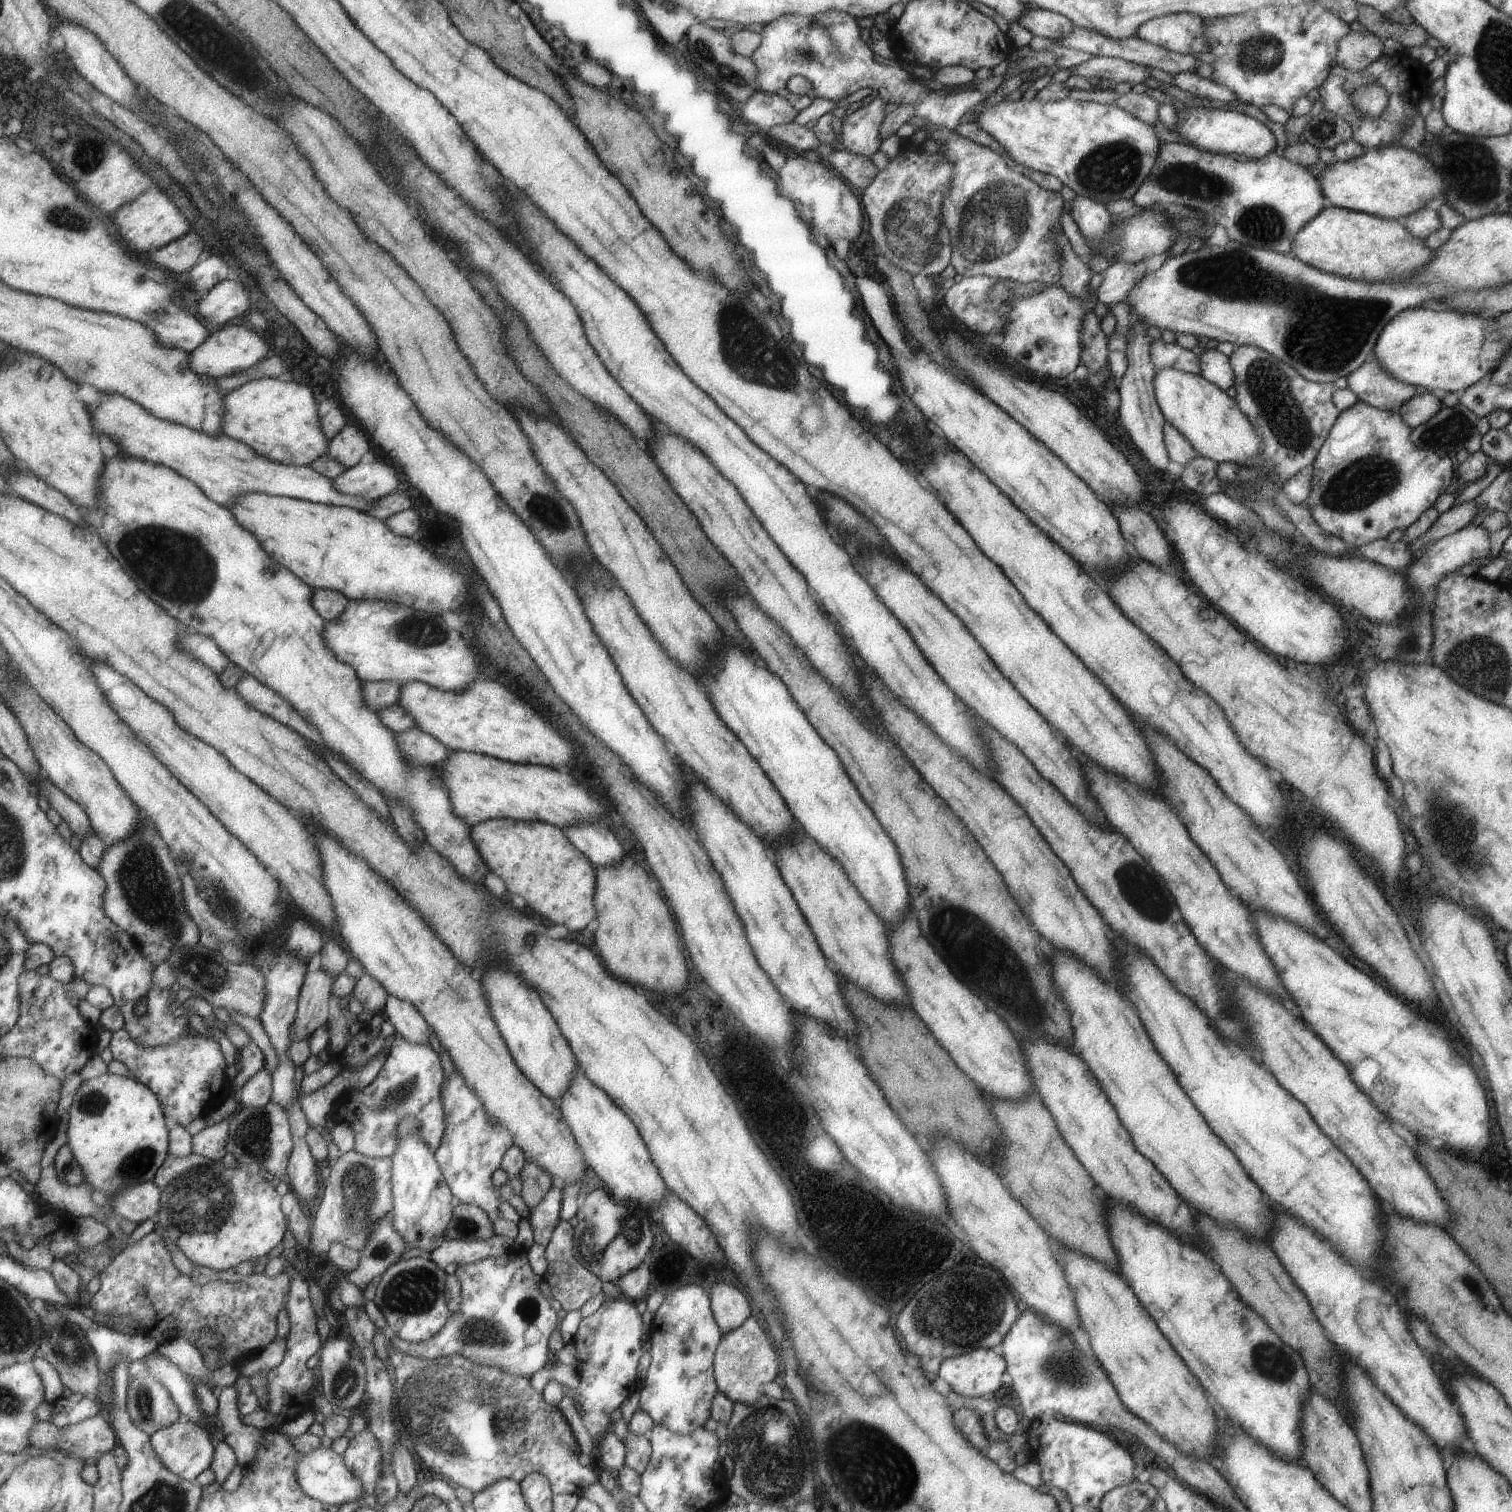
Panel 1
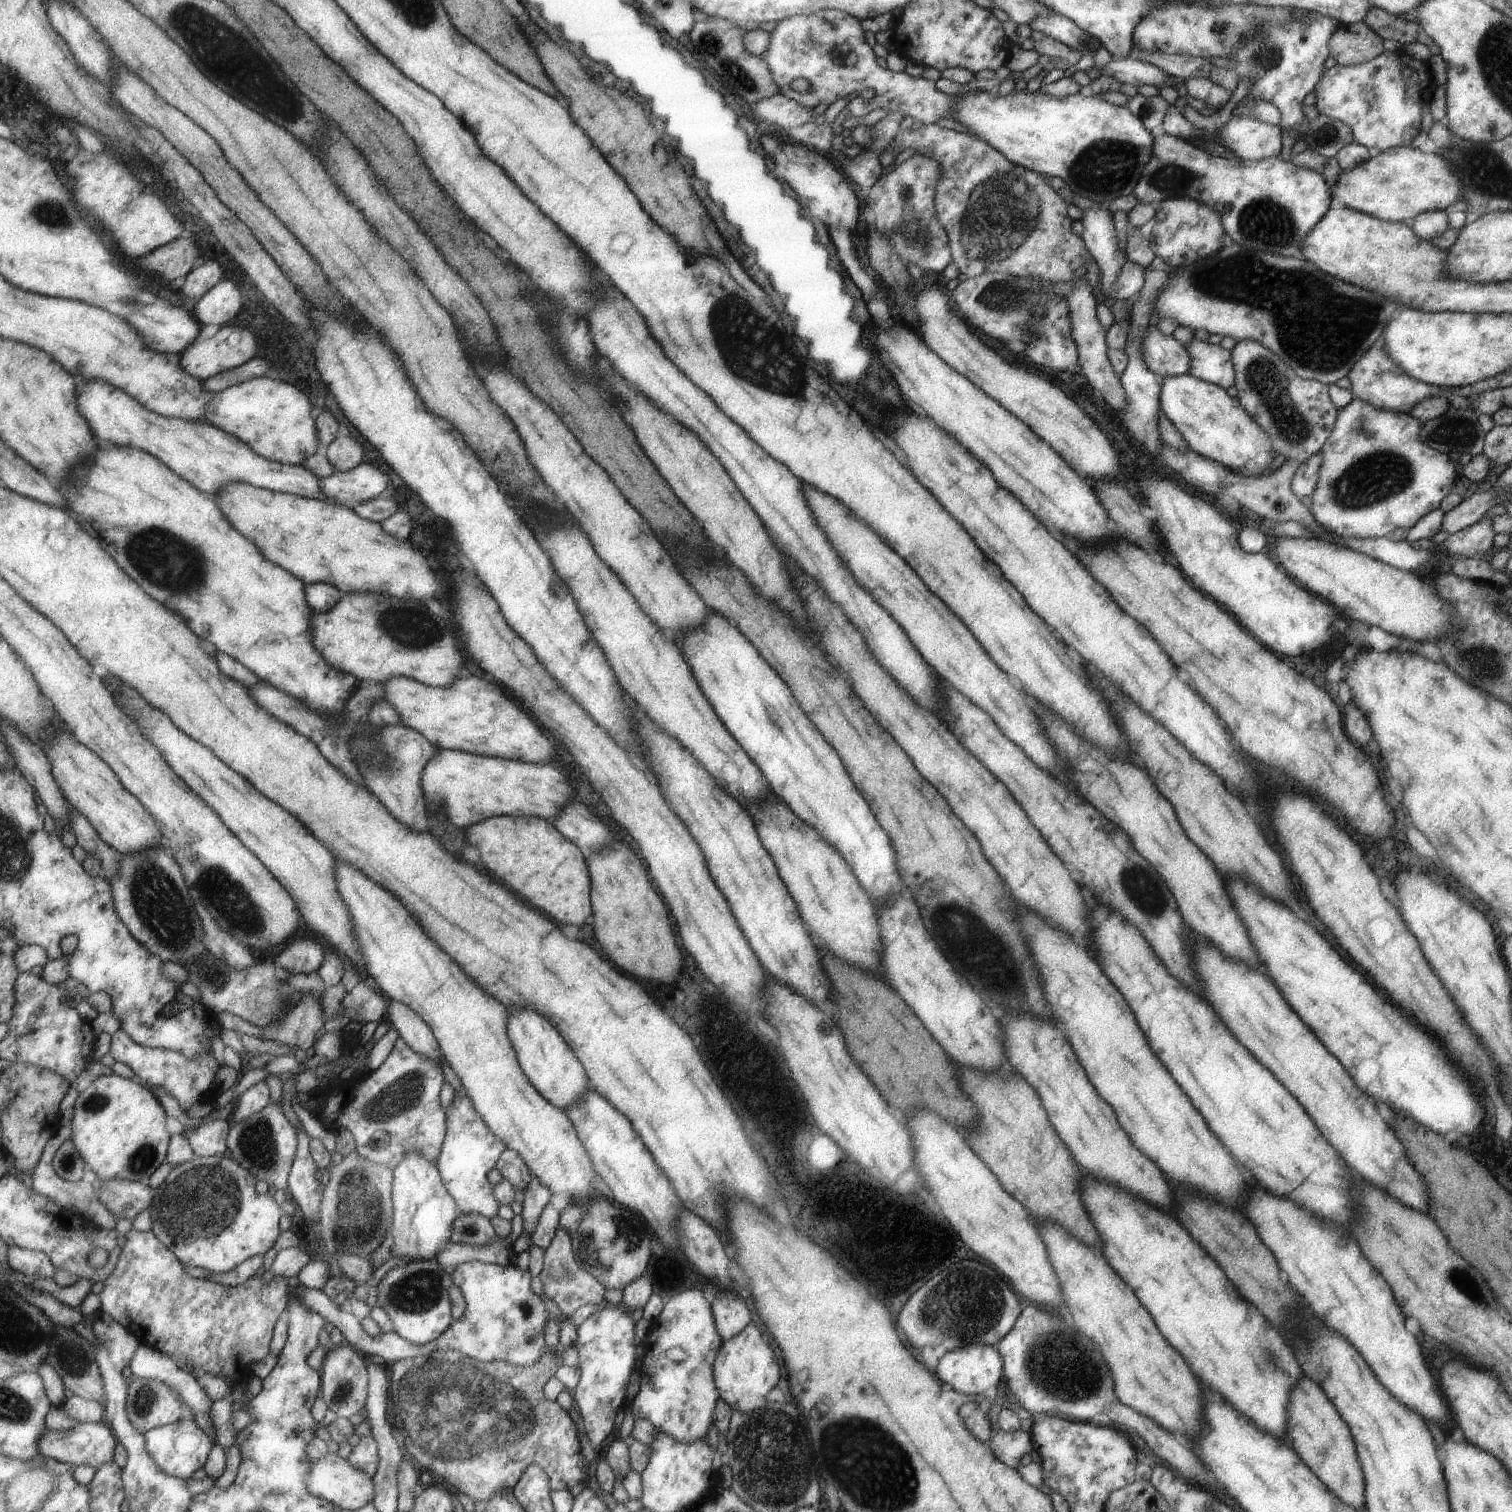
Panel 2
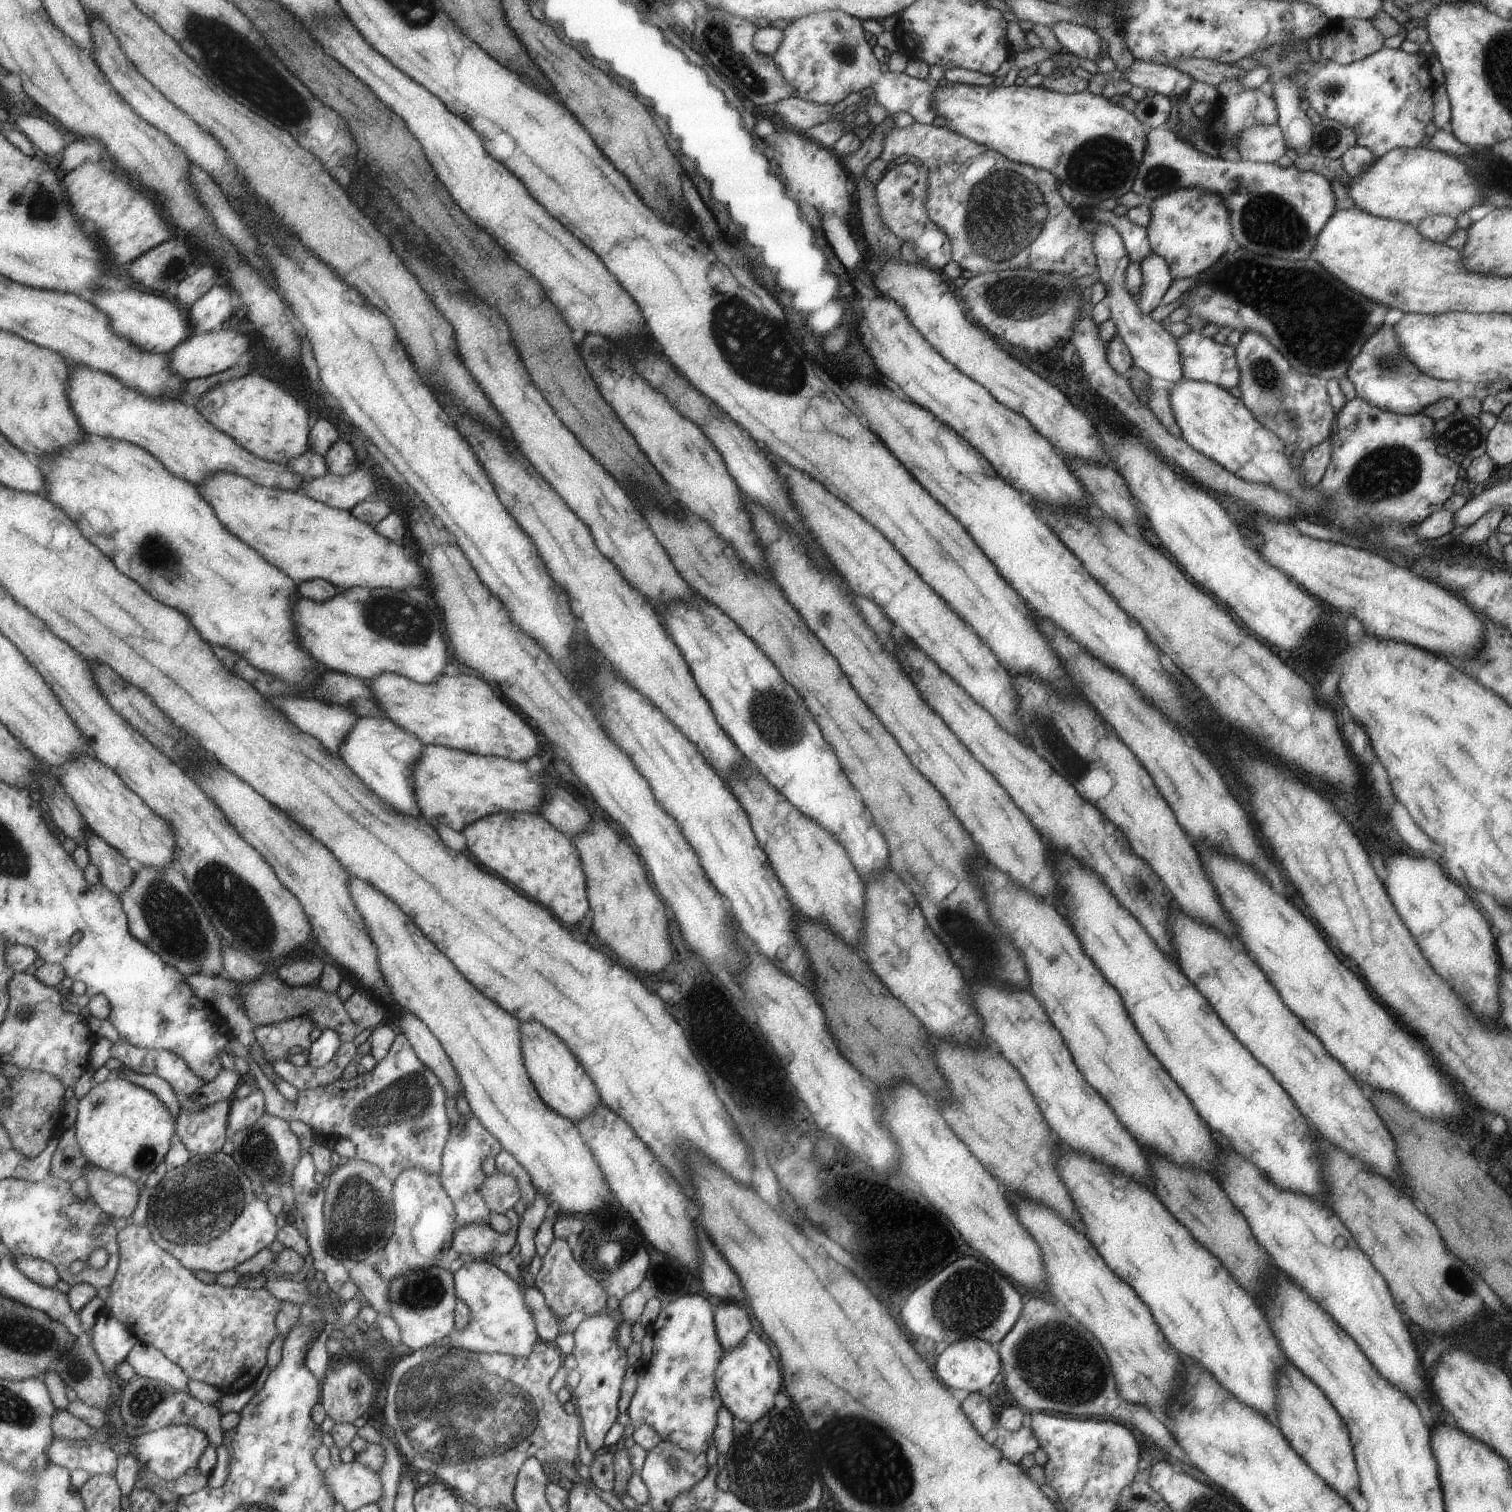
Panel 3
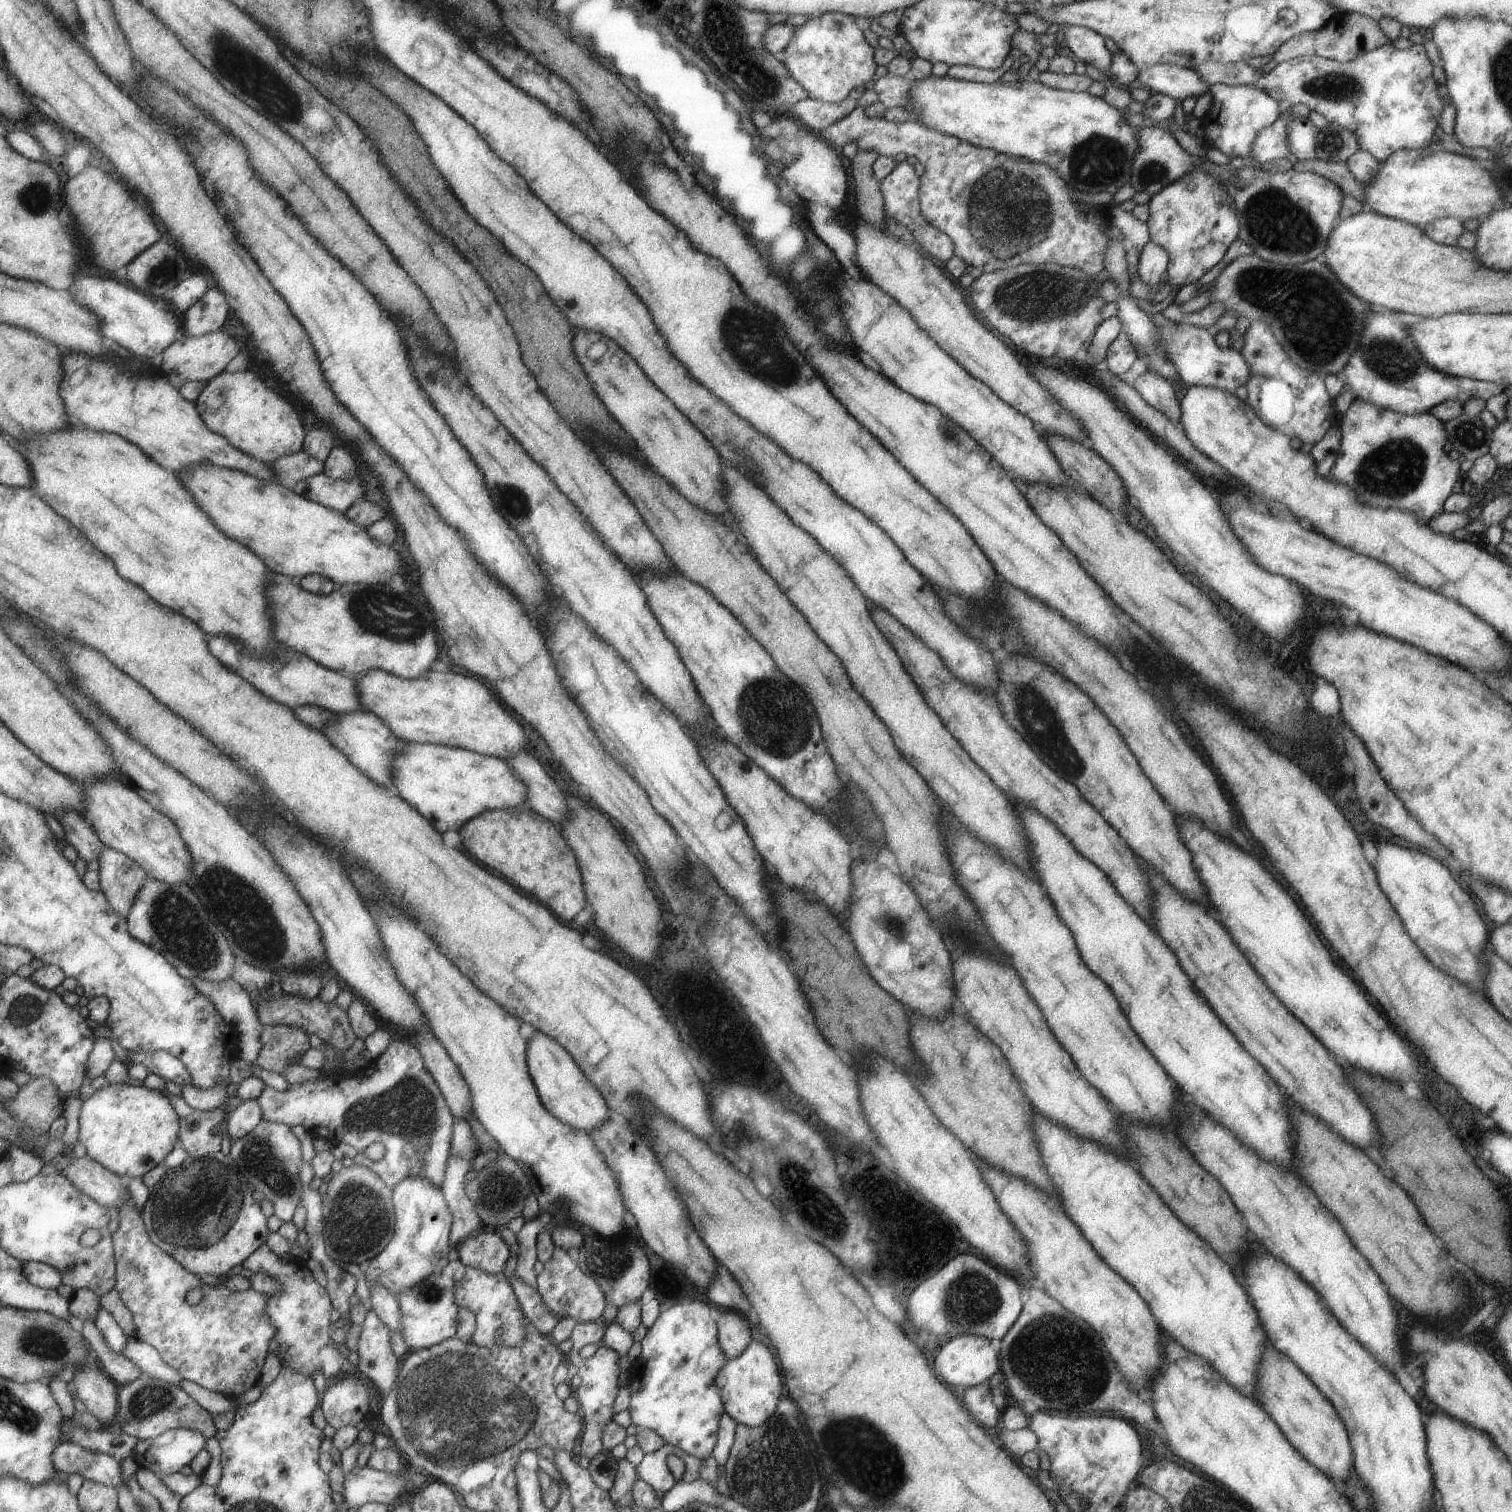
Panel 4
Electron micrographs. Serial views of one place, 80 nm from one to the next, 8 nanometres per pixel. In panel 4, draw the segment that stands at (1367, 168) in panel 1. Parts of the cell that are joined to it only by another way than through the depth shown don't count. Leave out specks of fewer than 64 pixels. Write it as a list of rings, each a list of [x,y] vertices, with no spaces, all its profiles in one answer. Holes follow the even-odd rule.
[[[1437,146],[1395,151],[1384,163],[1380,163],[1377,174],[1363,186],[1365,209],[1408,222],[1422,230],[1427,223],[1445,217],[1457,217],[1464,222],[1467,219],[1476,219],[1479,214],[1483,214],[1486,219],[1494,211],[1494,204],[1504,202],[1501,189],[1494,181],[1493,175],[1490,175],[1490,172],[1477,160],[1466,155],[1443,151]]]

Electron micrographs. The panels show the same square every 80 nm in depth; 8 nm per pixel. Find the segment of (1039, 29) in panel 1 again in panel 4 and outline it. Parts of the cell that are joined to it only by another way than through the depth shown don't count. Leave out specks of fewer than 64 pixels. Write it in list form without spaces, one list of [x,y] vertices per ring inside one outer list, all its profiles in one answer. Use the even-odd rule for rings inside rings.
[[[1064,25],[1060,28],[1065,42],[1079,60],[1090,64],[1098,71],[1106,72],[1112,61],[1112,49],[1106,46],[1105,37],[1085,27]]]

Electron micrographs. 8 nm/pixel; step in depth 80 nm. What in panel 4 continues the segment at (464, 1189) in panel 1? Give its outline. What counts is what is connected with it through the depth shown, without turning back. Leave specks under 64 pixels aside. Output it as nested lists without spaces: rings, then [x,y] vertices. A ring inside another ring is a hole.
[[[448,1156],[444,1182],[440,1186],[449,1212],[452,1213],[452,1226],[448,1236],[452,1247],[484,1228],[474,1204],[464,1191],[465,1183],[474,1174],[470,1169],[471,1160],[458,1160]]]

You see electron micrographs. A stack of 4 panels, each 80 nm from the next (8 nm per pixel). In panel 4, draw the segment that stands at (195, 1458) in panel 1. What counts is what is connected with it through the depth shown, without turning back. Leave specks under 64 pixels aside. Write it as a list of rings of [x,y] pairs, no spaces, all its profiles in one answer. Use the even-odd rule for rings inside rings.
[[[171,1429],[156,1439],[139,1439],[133,1456],[139,1467],[148,1468],[155,1475],[179,1472],[199,1452],[206,1448],[208,1438],[199,1431]]]

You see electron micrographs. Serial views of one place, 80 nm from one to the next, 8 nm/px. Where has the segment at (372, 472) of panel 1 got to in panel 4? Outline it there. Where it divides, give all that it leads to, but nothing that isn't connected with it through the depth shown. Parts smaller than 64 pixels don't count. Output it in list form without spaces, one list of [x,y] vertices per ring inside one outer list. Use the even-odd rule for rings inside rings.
[[[325,472],[298,482],[293,489],[313,502],[342,513],[346,513],[355,502],[361,500],[365,492],[363,484],[357,478],[340,481]]]

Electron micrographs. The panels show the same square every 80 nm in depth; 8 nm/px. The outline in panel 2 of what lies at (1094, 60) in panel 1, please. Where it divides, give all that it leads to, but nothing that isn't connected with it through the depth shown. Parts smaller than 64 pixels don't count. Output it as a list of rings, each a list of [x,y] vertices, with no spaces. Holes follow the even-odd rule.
[[[1112,58],[1105,68],[1103,68],[1101,74],[1111,76],[1122,84],[1127,83],[1136,87],[1143,86],[1143,84],[1150,84],[1157,88],[1171,86],[1174,82],[1182,81],[1163,72],[1154,64],[1131,58]]]

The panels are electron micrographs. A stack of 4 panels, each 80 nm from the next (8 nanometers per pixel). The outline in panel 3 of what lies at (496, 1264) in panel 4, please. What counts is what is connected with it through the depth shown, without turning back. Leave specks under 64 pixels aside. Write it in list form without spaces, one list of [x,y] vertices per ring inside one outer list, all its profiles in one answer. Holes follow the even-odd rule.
[[[510,1214],[509,1218],[510,1218],[510,1231],[504,1235],[500,1235],[499,1233],[496,1233],[489,1226],[489,1224],[487,1224],[485,1219],[475,1221],[474,1223],[464,1225],[463,1227],[458,1228],[457,1230],[454,1231],[453,1236],[452,1236],[452,1248],[451,1248],[451,1250],[453,1250],[453,1252],[455,1252],[455,1254],[459,1255],[464,1260],[469,1259],[469,1260],[473,1260],[473,1261],[491,1263],[491,1262],[487,1262],[487,1260],[490,1257],[501,1256],[501,1255],[509,1253],[513,1244],[516,1243],[515,1242],[515,1233],[516,1233],[516,1230],[518,1228],[519,1223],[517,1223],[517,1218],[514,1215]]]

